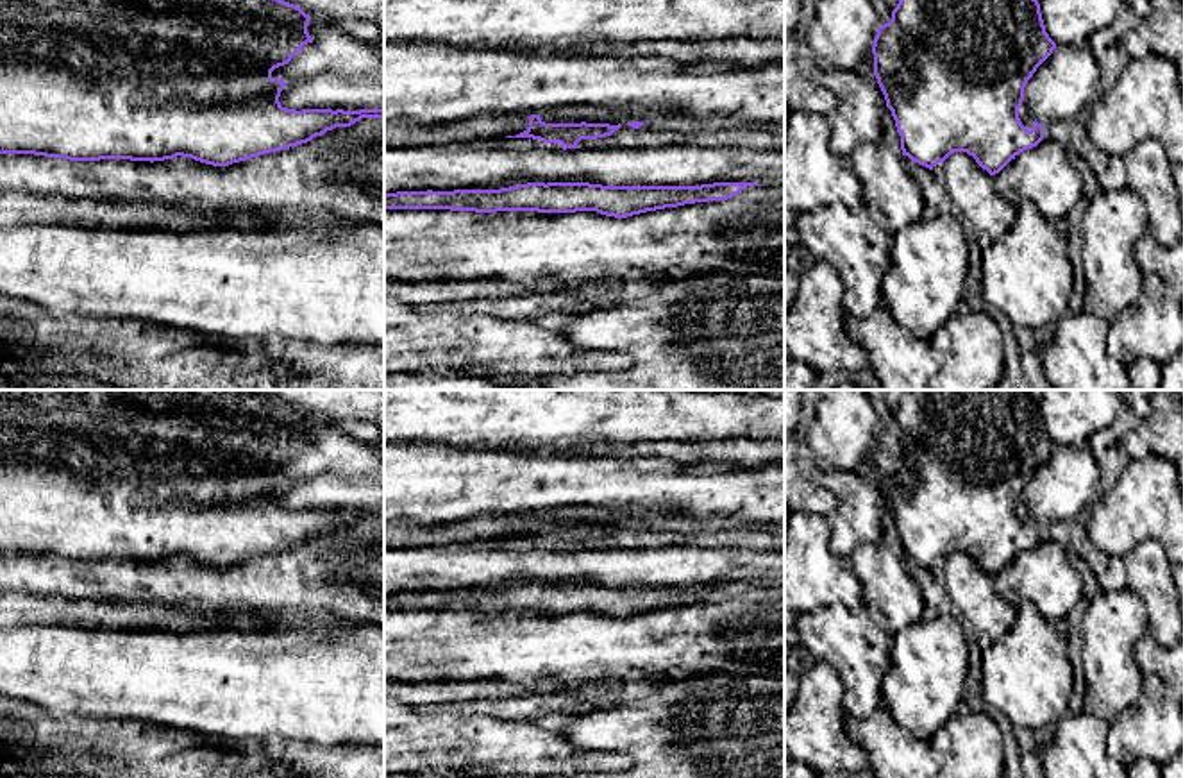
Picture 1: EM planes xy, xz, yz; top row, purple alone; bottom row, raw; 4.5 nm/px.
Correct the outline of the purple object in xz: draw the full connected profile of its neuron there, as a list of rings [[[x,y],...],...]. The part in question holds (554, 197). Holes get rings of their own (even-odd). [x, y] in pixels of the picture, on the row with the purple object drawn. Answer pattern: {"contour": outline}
{"contour": [[[527,182],[500,190],[397,191],[384,195],[384,209],[450,211],[597,211],[606,216],[677,207],[695,202],[727,200],[758,182],[713,182],[701,186],[602,186],[590,182]]]}

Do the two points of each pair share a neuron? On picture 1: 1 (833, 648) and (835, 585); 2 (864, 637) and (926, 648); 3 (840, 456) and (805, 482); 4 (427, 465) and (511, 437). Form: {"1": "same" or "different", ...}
{"1": "different", "2": "different", "3": "different", "4": "different"}

